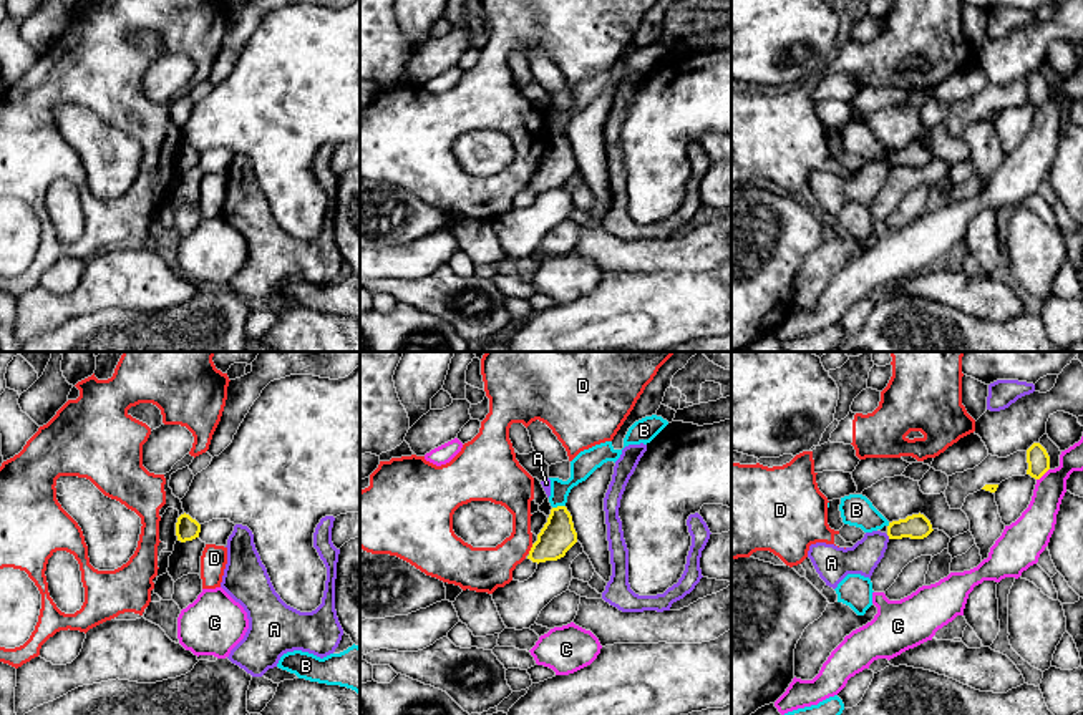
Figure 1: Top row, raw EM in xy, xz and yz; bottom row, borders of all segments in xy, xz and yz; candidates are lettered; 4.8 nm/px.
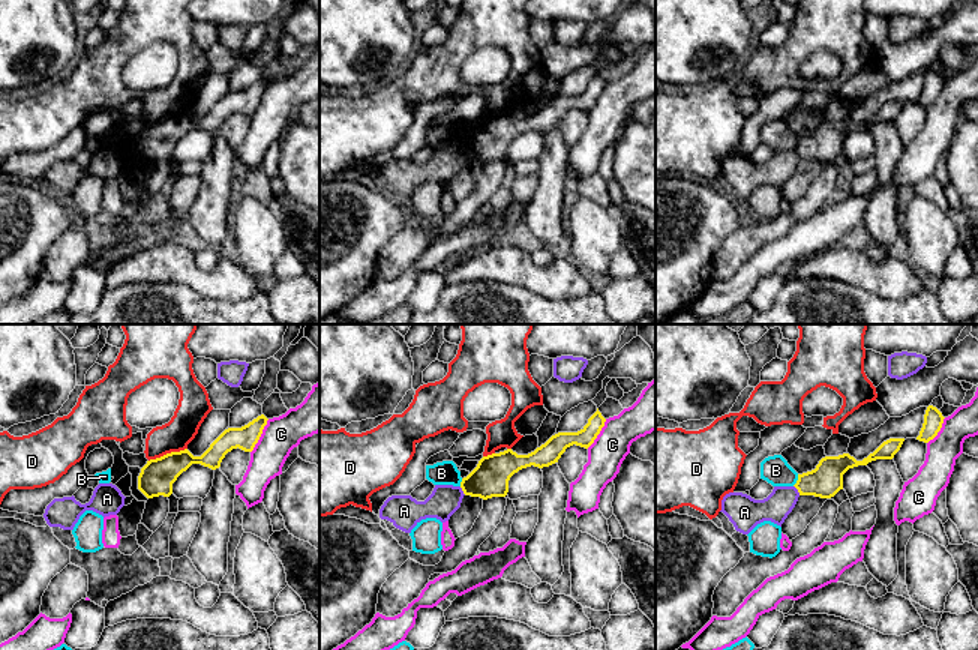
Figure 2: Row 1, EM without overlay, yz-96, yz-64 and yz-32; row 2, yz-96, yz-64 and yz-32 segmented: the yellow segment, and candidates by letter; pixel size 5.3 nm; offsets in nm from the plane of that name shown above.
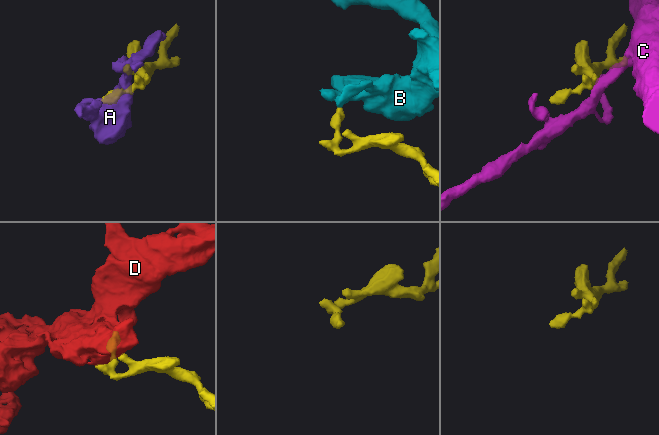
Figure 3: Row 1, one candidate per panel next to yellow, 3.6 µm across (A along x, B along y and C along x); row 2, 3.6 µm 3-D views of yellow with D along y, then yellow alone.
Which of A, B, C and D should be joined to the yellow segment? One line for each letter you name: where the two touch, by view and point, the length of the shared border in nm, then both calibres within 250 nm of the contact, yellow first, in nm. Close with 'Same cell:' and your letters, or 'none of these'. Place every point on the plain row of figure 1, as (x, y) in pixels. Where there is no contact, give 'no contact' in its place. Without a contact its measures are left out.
Same cell: none of these

